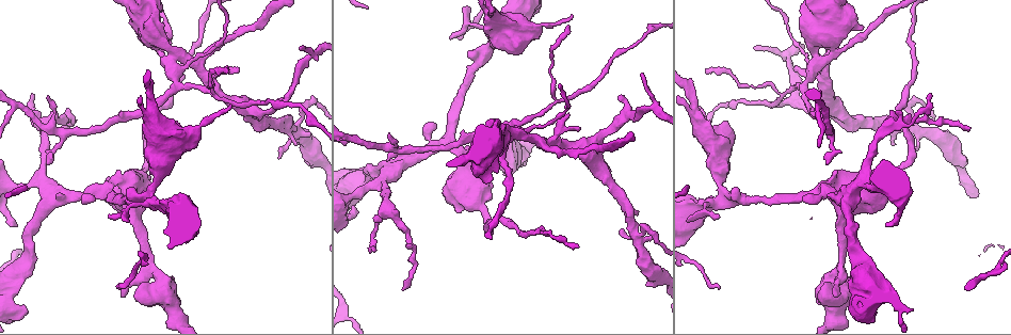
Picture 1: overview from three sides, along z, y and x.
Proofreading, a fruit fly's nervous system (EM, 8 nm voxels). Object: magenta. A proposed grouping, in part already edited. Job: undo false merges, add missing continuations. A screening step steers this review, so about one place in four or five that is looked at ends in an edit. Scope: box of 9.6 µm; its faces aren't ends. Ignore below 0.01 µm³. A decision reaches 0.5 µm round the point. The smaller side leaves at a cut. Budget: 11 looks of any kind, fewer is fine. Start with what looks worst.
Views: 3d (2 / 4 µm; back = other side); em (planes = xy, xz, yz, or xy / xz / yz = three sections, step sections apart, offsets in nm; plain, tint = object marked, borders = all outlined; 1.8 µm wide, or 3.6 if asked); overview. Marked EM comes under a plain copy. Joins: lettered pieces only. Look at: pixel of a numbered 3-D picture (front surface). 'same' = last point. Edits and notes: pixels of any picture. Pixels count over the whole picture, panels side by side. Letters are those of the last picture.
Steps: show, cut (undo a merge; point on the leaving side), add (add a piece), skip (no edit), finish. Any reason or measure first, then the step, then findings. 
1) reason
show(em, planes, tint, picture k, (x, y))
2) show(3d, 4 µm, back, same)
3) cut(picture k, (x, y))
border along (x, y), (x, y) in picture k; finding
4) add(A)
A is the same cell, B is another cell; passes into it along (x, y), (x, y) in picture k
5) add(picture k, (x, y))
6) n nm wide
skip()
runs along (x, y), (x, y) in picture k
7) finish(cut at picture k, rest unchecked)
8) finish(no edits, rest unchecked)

sudden change in width
show(3d, 4 µm, back, picture 1, (149, 196))

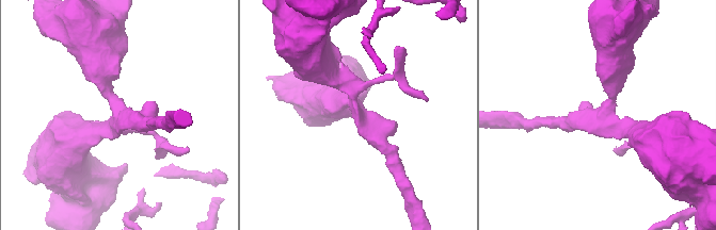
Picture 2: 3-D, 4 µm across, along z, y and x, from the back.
need the tissue
show(em, xz, step 4, tint, picture 2, (603, 119))

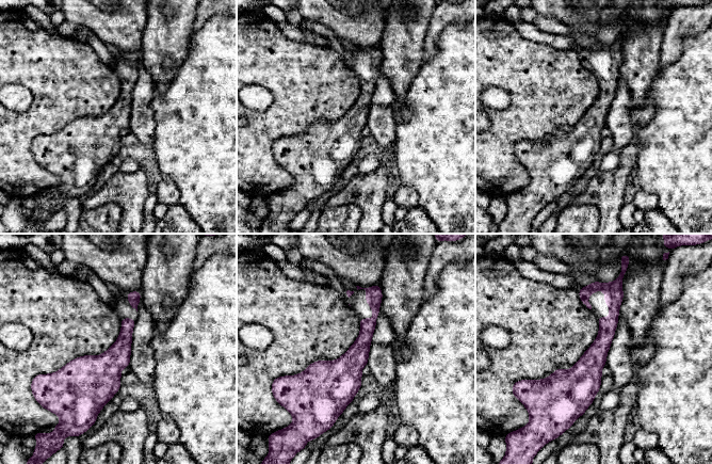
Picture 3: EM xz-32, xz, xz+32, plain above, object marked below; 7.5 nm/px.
cut it another way
show(em, planes, borders, same)

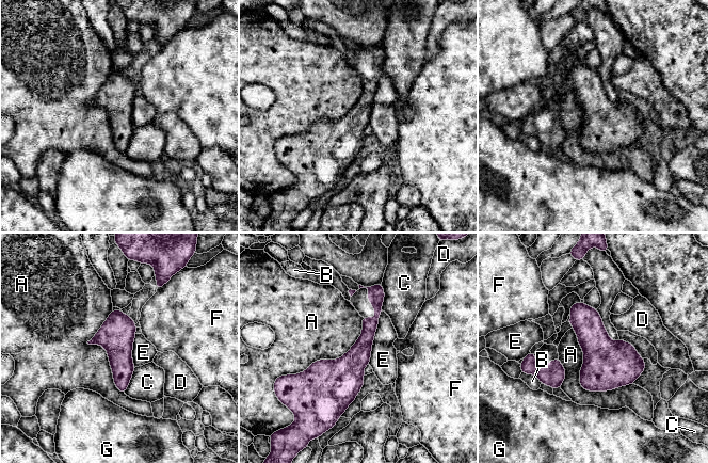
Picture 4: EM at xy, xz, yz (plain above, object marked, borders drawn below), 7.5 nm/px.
skip()
A, B, C, D, E, F and G are other cells; border along (572, 329), (584, 388), (632, 384) in picture 4; continuous, no second cell

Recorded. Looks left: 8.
abrupt turn
show(3d, 2 µm, picture 1, (917, 128))

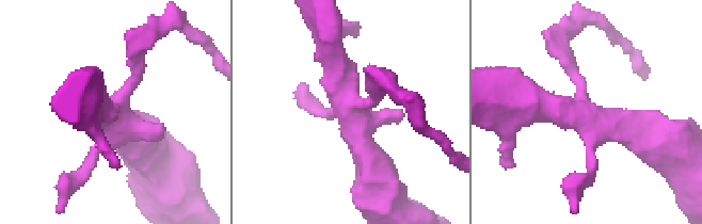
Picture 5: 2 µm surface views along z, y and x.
now the EM
show(em, xz, step 4, tint, picture 5, (349, 110))

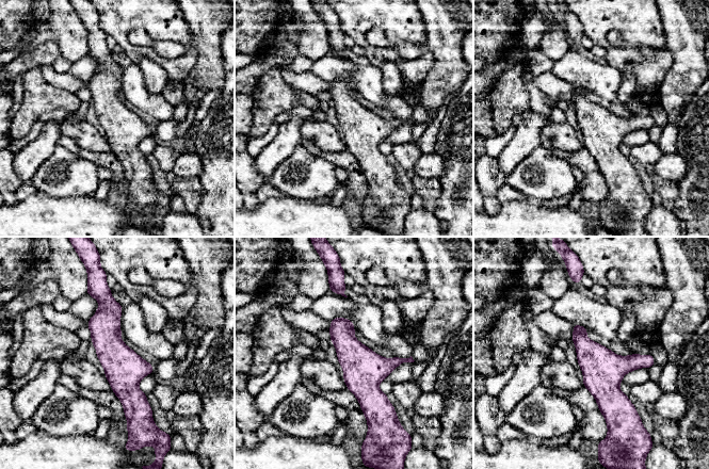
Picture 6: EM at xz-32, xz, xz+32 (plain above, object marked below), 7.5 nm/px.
what lies round it
show(em, xz, step 4, borders, same)

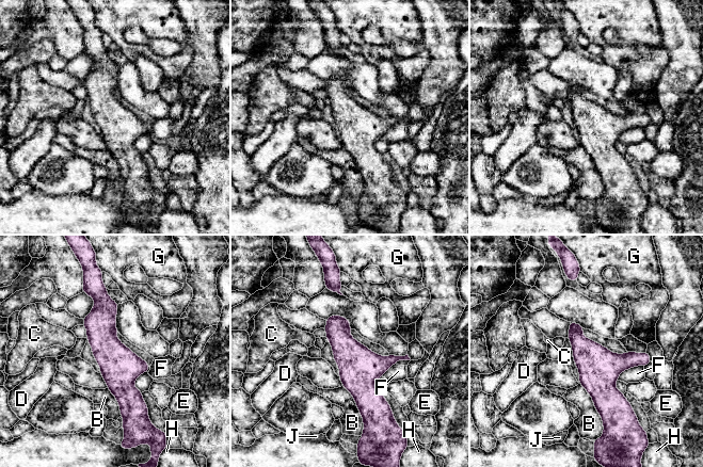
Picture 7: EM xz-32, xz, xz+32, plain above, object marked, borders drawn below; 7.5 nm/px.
skip()
B, C, D, E, F, G, H and J are other cells; all the same cell

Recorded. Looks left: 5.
calibre changes
show(em, xz, step 16, tint, picture 1, (385, 208))

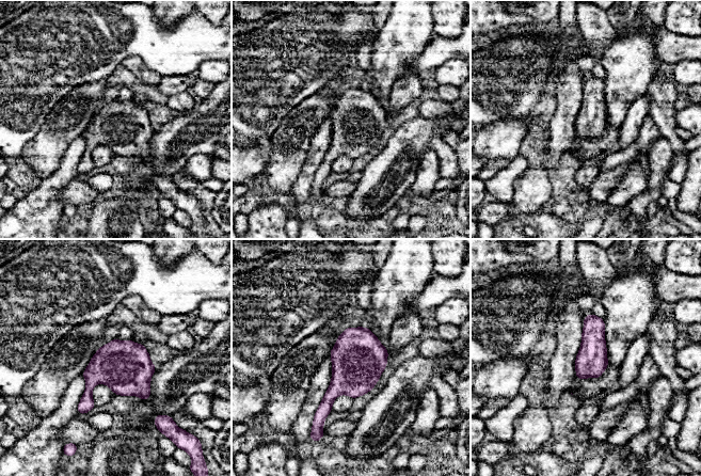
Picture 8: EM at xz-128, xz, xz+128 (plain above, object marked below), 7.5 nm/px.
another direction
show(em, planes, borders, same)

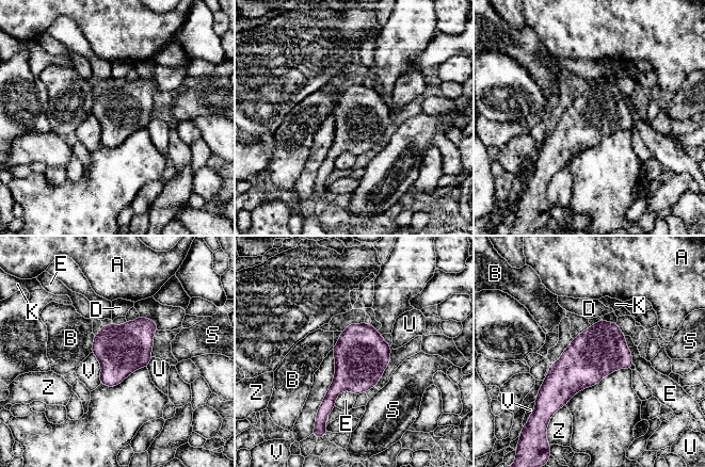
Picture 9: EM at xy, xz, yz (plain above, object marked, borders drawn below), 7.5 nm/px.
V touches over 550 nm
skip()
A, B, D, E, K, S, U, V and Z are other cells; border along (333, 350), (334, 379), (315, 418) in picture 9; one cell here

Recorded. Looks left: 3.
end of a long branch
show(em, planes, borders, picture 1, (11, 224))

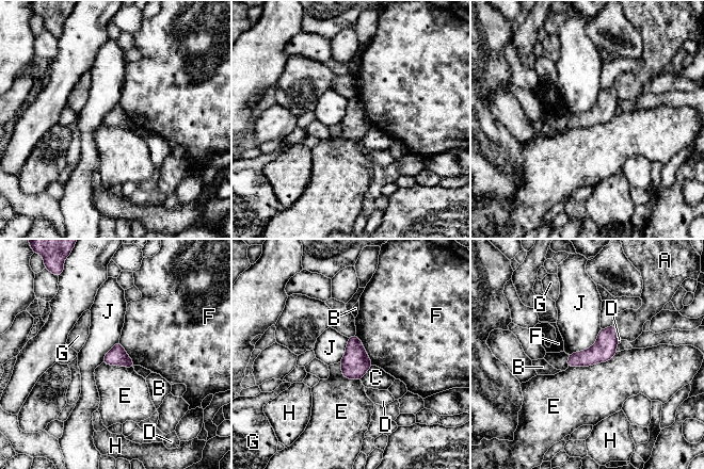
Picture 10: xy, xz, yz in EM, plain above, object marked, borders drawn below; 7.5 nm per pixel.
140 nm wide; E touches over 380 nm
skip()
A, B, C, D, E, F, G, H and J are other cells; no lettered piece goes on from it

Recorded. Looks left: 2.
show(em, planes, borders, picture 1, (15, 106))

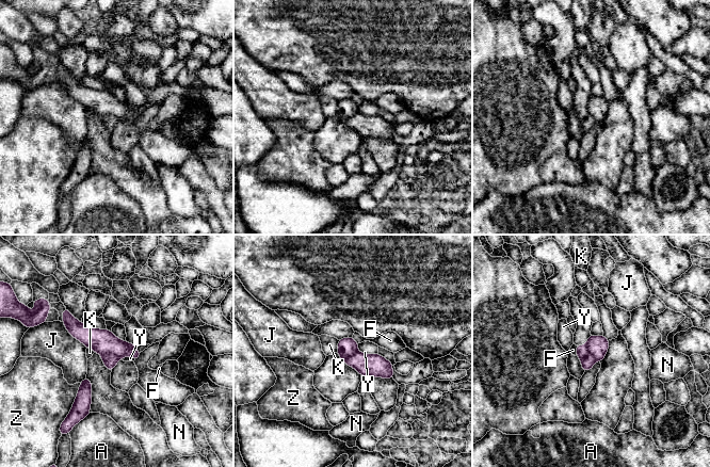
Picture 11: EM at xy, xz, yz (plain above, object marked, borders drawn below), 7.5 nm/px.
170 nm wide
cut(picture 11, (368, 365))
A, F, J, K, N, Y and Z are other cells; the part that leaves runs along (65, 313), (90, 337), (135, 355) in picture 11; a second cell is stuck on

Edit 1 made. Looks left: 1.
finish(cut at picture 11, rest unchecked)

